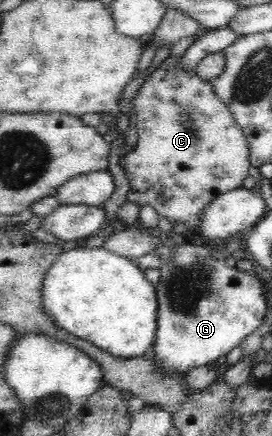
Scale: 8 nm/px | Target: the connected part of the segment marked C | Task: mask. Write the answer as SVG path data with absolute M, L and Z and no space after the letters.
M180 58L166 59L162 64L156 68L149 77L142 82L138 93L133 95L131 103L133 103L133 109L136 111L136 128L137 128L137 141L136 146L130 152L127 152L124 148L120 155L119 164L123 167L126 179L130 184L130 191L126 195L125 201L134 202L138 205L151 205L158 215L166 217L170 223L182 223L186 227L192 228L199 225L199 221L202 220L203 209L220 194L238 189L242 186L244 178L248 176L248 168L251 166L249 163L250 148L242 128L235 122L235 118L231 114L231 110L228 106L215 94L215 89L211 82L204 81L202 77L195 72L194 69L183 69L182 65L179 65Z

